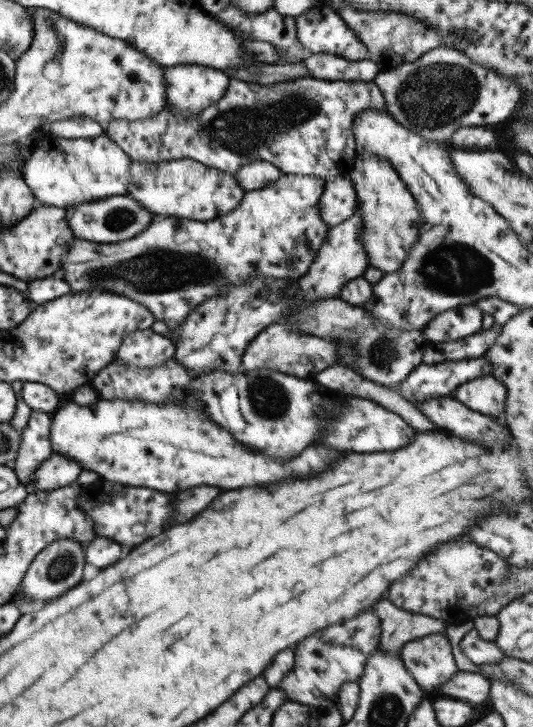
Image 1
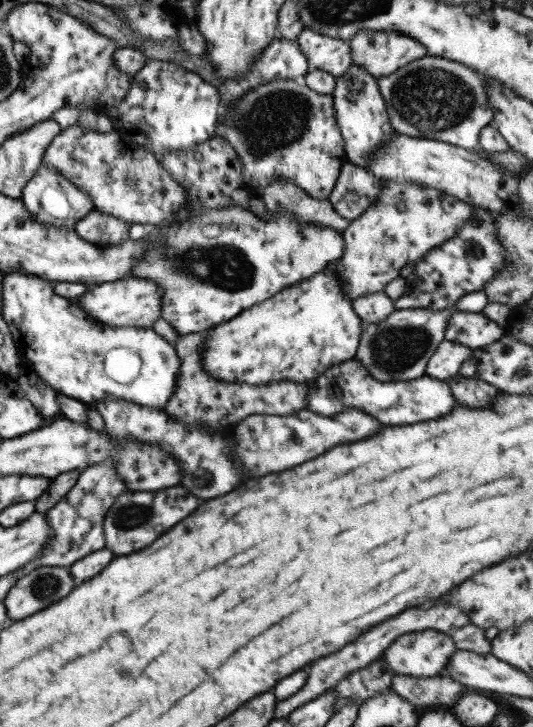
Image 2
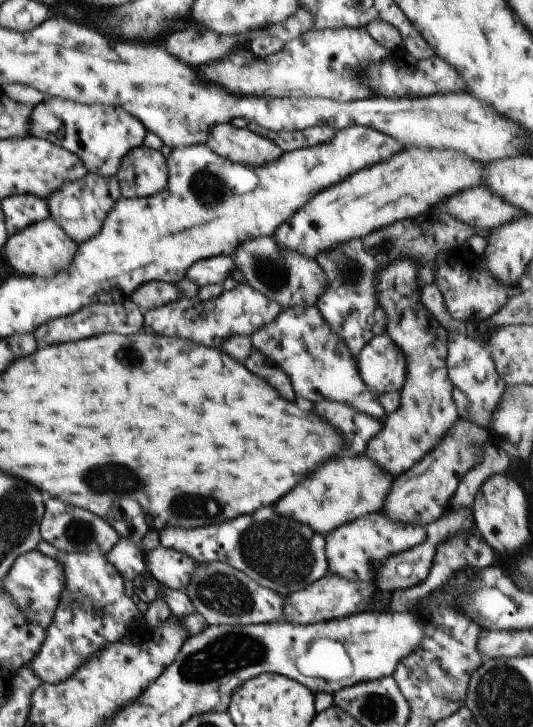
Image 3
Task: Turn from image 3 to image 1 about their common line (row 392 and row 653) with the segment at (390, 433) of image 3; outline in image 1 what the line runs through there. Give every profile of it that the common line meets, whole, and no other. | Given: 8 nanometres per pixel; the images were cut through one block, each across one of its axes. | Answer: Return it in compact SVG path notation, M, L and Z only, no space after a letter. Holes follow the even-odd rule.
M432 633L411 640L399 654L406 670L427 696L459 671L446 633Z

